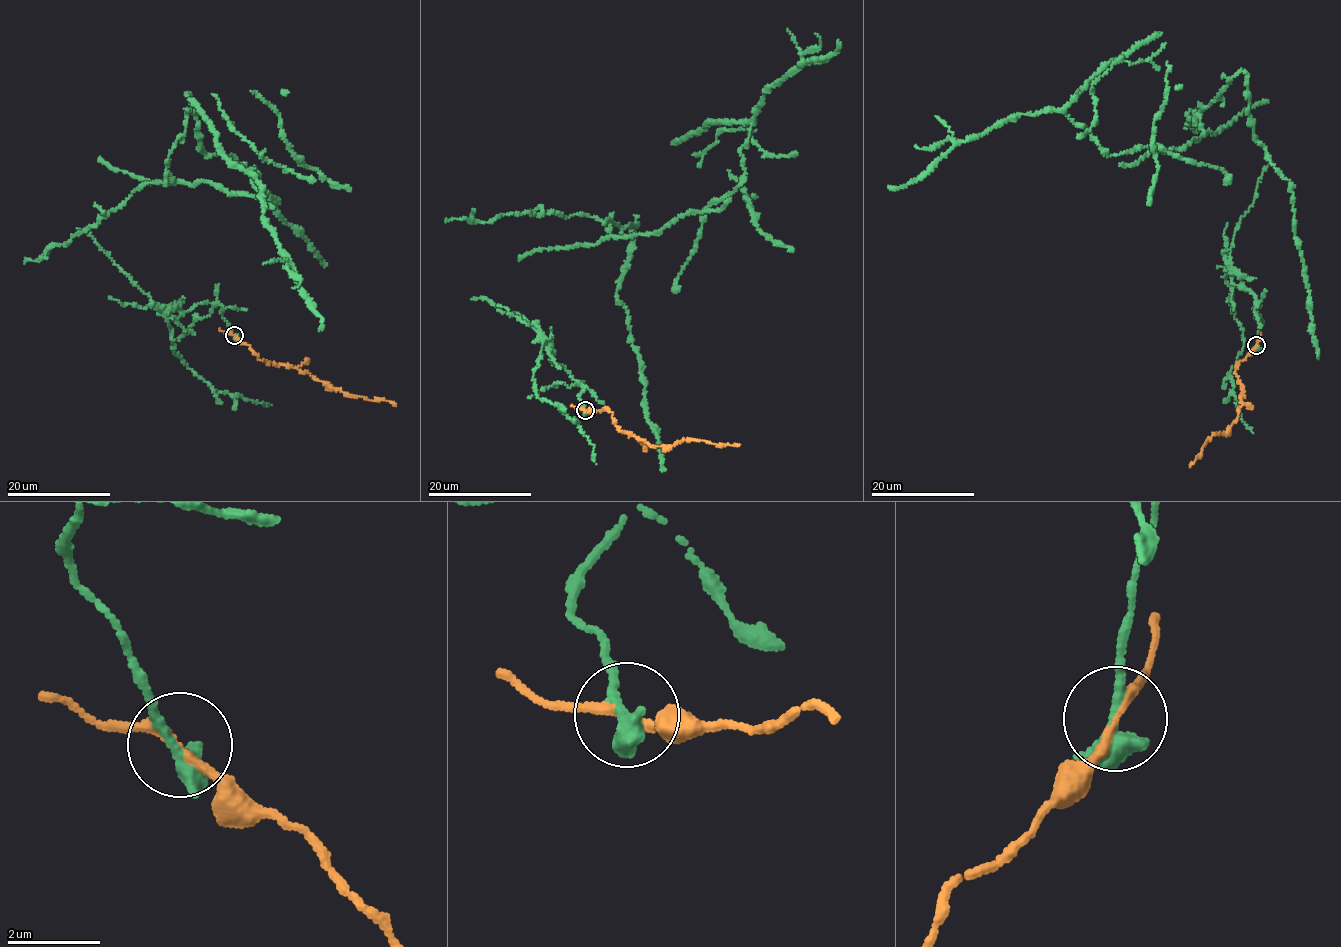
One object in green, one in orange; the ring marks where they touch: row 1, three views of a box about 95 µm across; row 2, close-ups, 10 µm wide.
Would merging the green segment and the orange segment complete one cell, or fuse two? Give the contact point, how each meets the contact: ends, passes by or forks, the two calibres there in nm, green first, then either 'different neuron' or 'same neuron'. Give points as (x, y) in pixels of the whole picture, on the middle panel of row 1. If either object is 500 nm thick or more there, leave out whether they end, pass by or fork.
at (585, 410); 500 nm thick on the green side, 190 nm on the other; different neuron

